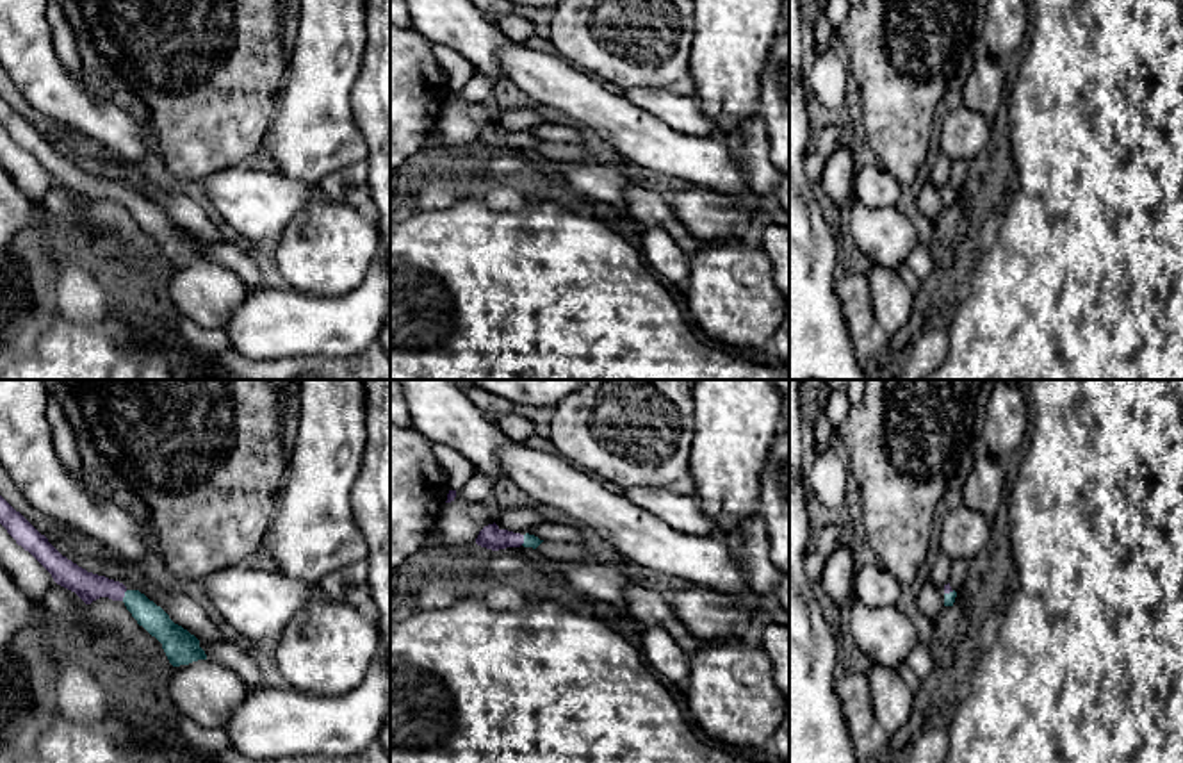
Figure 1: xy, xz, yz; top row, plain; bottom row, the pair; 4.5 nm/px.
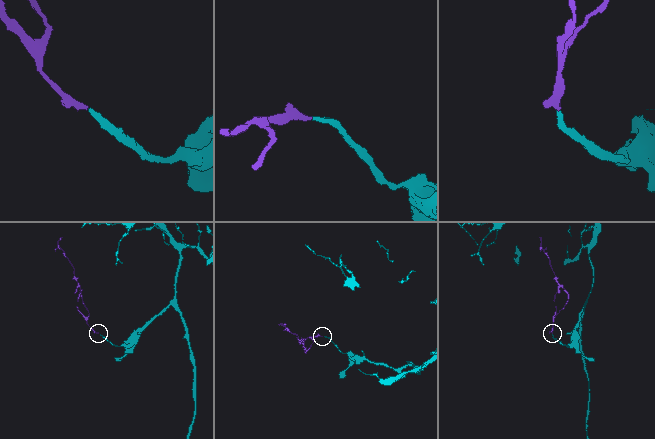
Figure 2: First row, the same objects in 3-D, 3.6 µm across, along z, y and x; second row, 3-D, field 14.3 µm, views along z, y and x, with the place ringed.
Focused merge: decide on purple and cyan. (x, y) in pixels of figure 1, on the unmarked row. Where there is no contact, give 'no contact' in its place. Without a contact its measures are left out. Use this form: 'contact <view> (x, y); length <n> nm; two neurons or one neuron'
contact xy (123, 196); length 50 nm; one neuron

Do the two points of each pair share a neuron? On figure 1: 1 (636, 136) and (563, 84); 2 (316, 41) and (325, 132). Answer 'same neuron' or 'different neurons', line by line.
1: same neuron
2: same neuron

